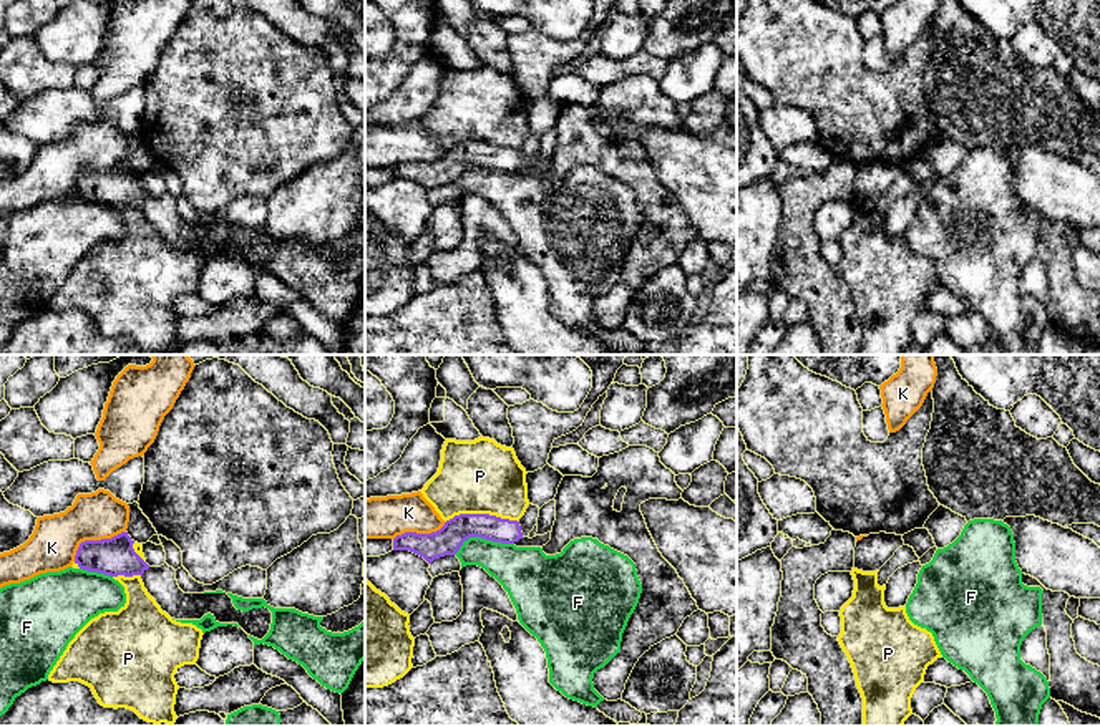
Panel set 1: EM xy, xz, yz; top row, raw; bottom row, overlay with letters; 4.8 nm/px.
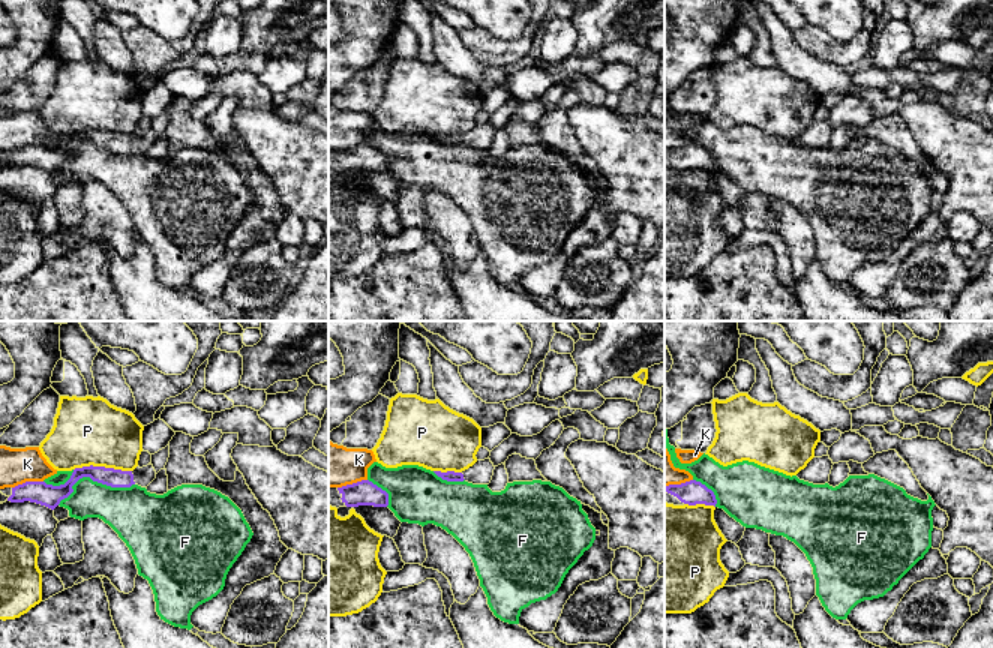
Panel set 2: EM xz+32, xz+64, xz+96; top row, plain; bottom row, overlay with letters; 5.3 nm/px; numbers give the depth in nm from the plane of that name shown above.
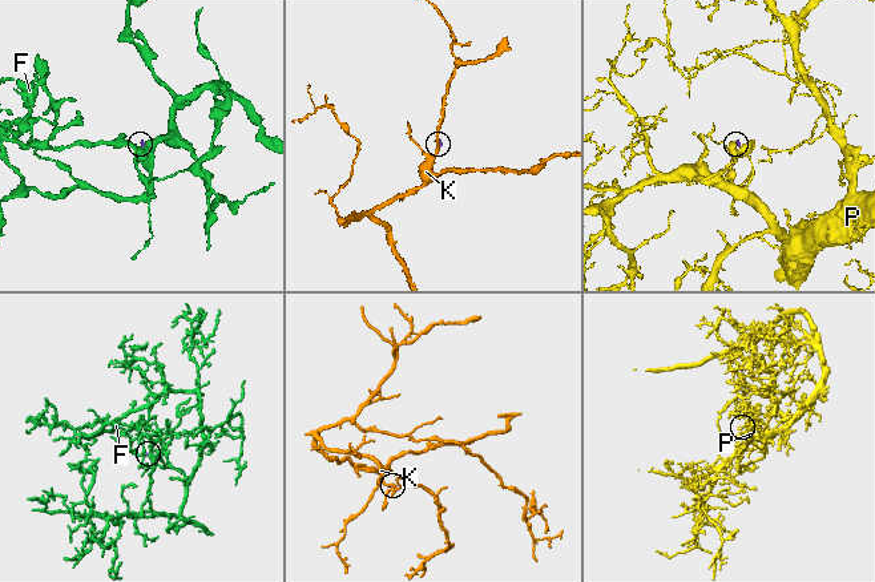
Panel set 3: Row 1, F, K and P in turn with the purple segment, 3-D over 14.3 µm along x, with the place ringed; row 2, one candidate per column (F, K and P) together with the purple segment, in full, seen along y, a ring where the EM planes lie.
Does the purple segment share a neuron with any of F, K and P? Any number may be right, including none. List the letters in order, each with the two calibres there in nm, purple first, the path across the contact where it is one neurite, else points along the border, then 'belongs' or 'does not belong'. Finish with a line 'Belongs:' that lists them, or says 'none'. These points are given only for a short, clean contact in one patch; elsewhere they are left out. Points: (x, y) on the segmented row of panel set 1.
F: calibres 140 and 240 nm; does not belong
K: calibres 180 and 240 nm; does not belong
P: calibres 140 and 360 nm; does not belong
Belongs: none

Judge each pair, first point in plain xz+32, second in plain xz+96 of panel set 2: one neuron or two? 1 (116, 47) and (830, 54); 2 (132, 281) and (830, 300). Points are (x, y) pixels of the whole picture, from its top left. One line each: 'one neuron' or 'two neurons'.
1: two neurons
2: one neuron

